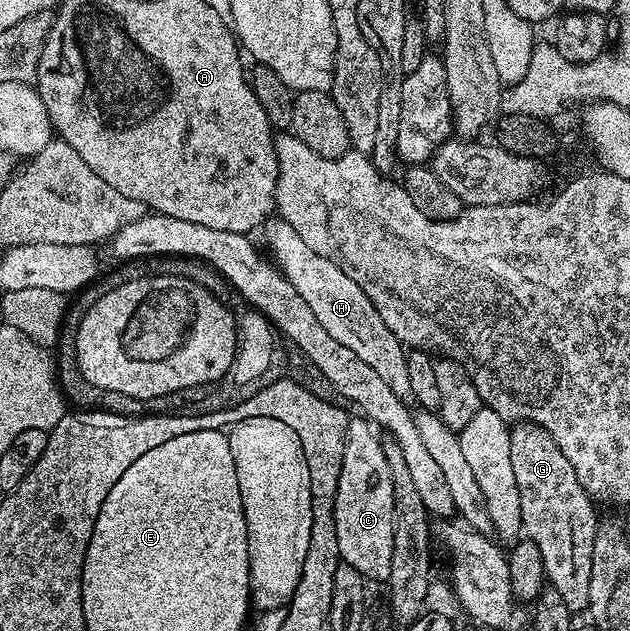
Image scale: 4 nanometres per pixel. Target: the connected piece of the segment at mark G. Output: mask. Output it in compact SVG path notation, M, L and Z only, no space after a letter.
M534 423L515 424L510 440L523 532L540 549L547 580L560 593L570 612L583 612L590 603L592 549L600 526L594 501L580 485L571 461L543 427Z

